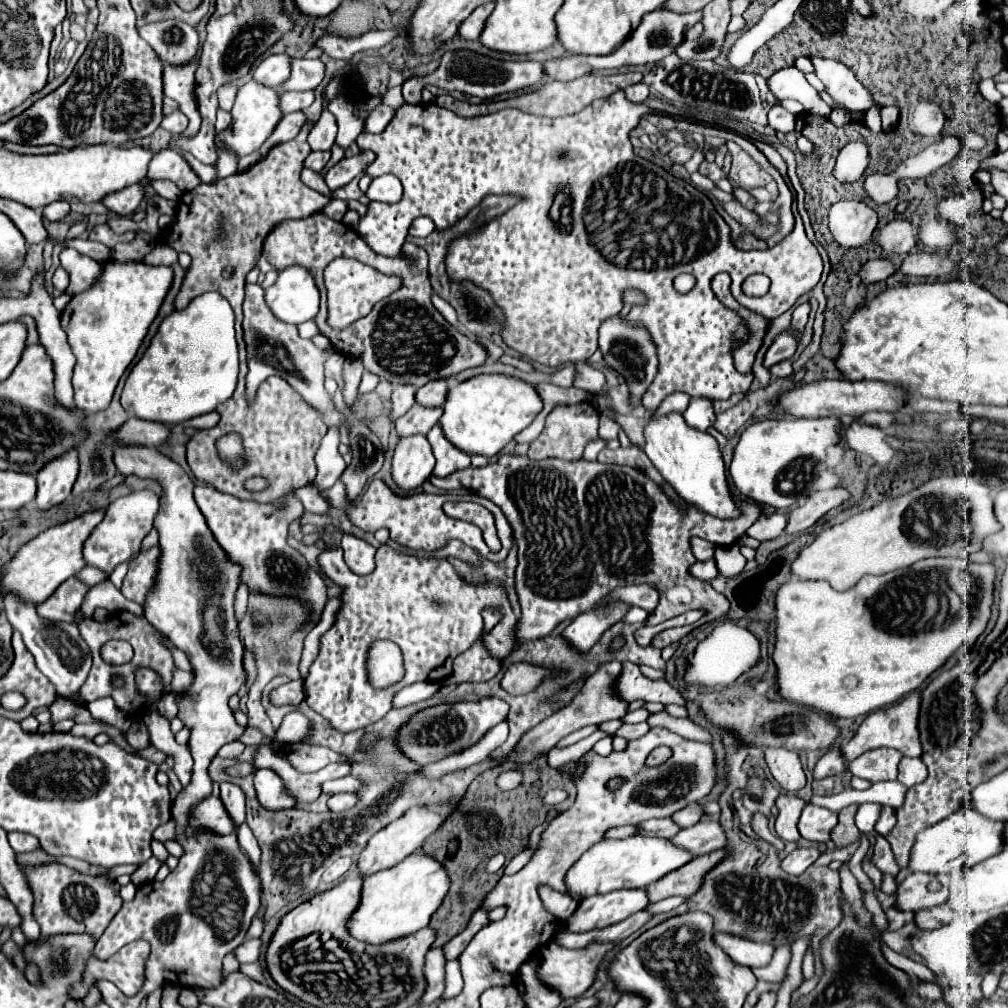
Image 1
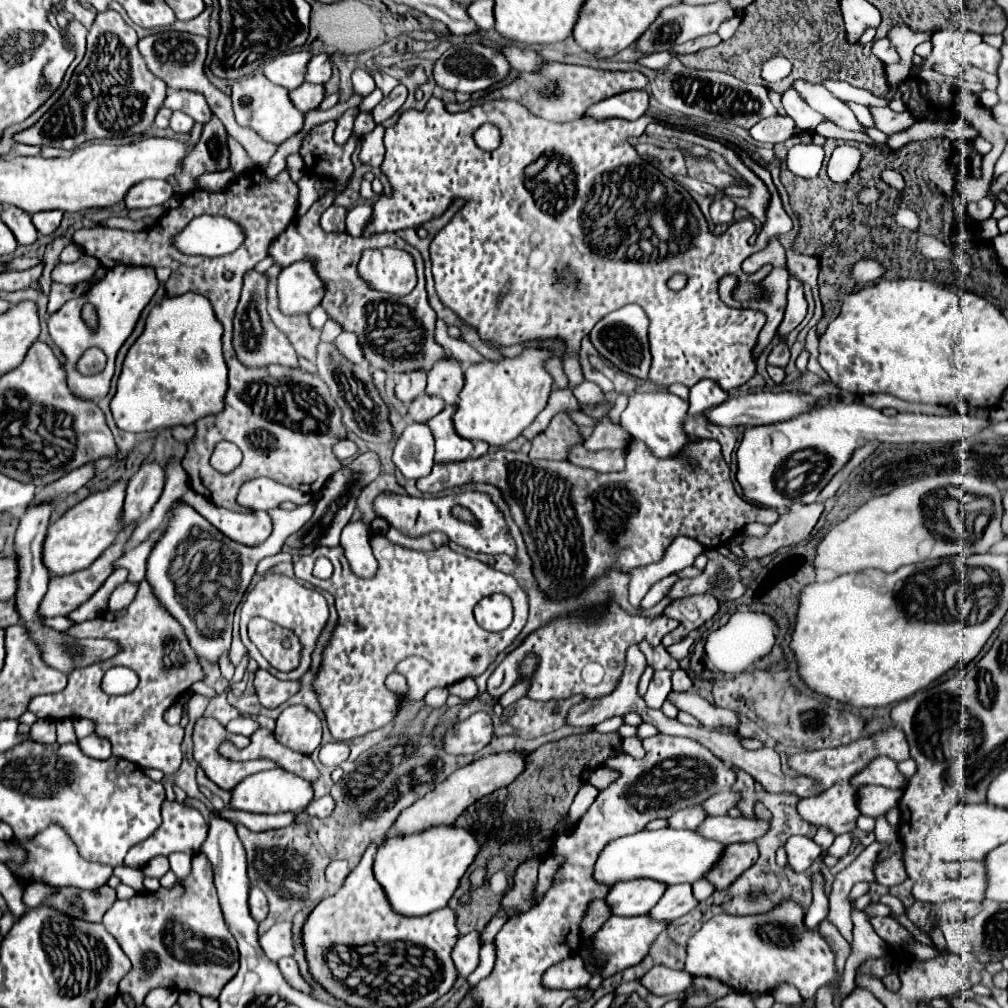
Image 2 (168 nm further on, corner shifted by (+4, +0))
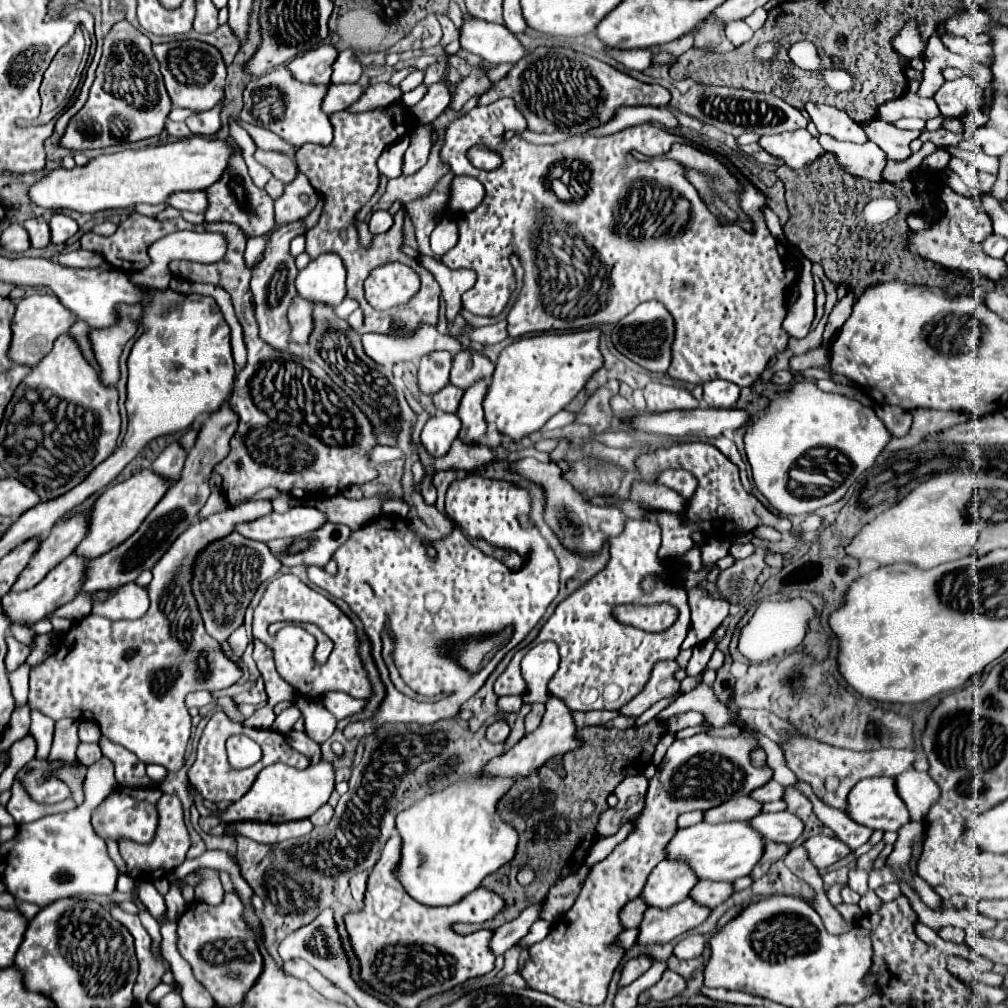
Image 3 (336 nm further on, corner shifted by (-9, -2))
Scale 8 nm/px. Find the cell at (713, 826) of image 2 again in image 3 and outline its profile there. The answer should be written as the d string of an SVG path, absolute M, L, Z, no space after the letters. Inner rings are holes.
M778 812L778 814L758 814L750 820L750 824L772 842L792 844L804 832L804 824L792 812Z

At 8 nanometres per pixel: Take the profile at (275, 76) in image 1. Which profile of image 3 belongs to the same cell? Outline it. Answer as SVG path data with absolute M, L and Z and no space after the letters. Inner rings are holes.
M330 44L318 46L302 56L296 56L288 68L294 78L310 84L328 84L332 76L332 64L338 58L338 50Z

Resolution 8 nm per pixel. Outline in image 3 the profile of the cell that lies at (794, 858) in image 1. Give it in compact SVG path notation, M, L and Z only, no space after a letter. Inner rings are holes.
M818 834L810 840L804 842L808 854L810 854L810 860L812 864L824 872L826 868L830 868L832 864L836 864L838 860L842 860L844 856L848 856L852 850L840 842L838 838L830 838L830 836L824 836L824 834Z

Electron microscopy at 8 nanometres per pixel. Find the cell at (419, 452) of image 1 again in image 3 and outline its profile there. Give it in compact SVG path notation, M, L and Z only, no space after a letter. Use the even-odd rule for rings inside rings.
M436 414L426 422L420 440L432 456L444 456L460 428L462 422L456 414Z

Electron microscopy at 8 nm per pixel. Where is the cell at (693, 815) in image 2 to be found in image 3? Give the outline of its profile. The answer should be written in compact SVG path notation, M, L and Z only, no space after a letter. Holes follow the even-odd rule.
M750 796L732 798L712 810L706 810L706 822L718 824L718 822L732 822L732 820L750 820L758 812L762 812L762 804Z

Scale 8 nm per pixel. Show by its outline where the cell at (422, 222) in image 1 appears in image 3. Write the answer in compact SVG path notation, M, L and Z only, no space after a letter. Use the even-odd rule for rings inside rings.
M446 216L442 218L442 222L434 228L432 236L430 236L430 248L434 254L442 256L446 254L450 248L454 248L458 242L458 230L456 230L456 222Z

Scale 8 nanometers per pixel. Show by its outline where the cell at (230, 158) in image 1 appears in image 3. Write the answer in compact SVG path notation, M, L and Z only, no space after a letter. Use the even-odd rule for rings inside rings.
M256 150L256 160L260 164L264 164L266 168L270 168L270 172L274 174L274 178L282 180L284 184L290 184L296 174L298 174L298 168L294 164L292 158L286 158L286 154L278 154L278 152L266 152L266 150Z

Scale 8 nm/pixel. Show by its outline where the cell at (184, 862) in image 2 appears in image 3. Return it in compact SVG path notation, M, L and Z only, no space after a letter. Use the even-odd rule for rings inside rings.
M202 868L198 870L198 874L202 876L202 884L196 888L196 898L200 902L206 902L206 904L216 904L222 902L222 896L224 896L224 890L222 890L222 884L220 884L220 878L218 878L218 872L216 870L208 870L208 868Z

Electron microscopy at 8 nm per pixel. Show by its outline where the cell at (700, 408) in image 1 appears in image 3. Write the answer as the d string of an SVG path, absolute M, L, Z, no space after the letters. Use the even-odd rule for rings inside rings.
M710 380L702 384L704 402L710 408L732 408L740 396L740 388L726 380Z

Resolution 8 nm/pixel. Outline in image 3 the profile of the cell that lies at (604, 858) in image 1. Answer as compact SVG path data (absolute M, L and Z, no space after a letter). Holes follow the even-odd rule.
M748 820L738 822L720 822L720 824L696 824L678 834L668 844L668 858L682 858L688 860L700 880L728 880L734 882L740 876L748 876L754 866L760 862L764 854L766 840L762 834L750 826Z

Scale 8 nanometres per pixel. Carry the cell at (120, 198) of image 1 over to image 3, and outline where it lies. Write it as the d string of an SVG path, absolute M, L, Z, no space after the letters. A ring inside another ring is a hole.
M178 192L168 198L168 204L178 210L190 210L196 214L204 214L208 210L206 192Z

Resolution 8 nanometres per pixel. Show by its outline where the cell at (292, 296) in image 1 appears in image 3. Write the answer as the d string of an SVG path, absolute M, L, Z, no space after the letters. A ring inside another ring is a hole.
M326 252L314 258L296 278L296 290L308 302L338 306L346 296L346 268L338 254Z

